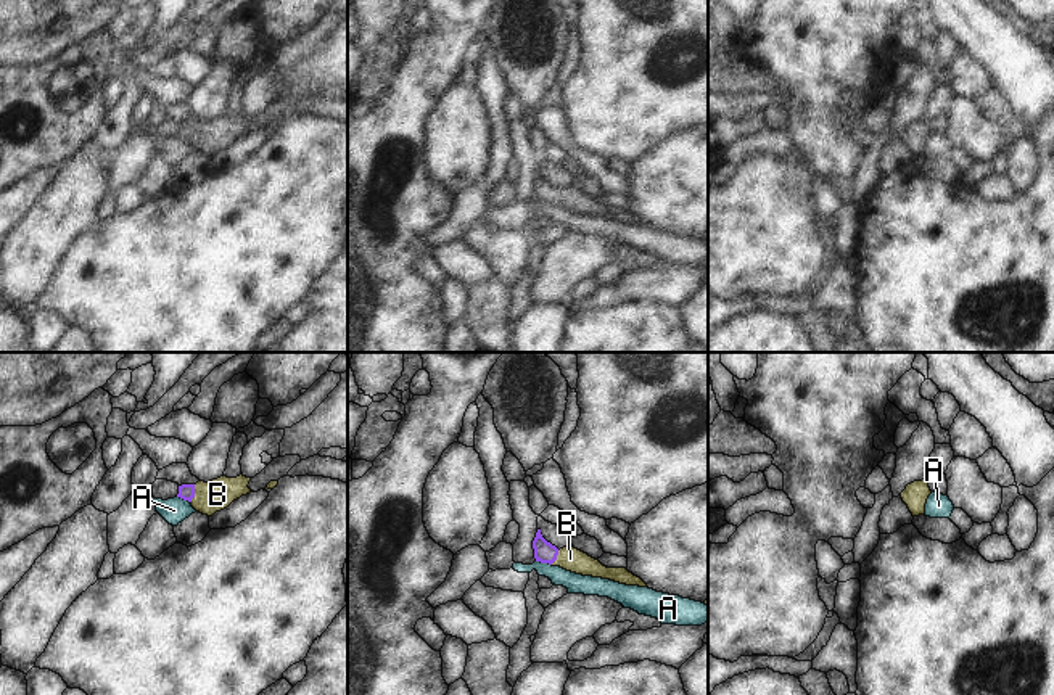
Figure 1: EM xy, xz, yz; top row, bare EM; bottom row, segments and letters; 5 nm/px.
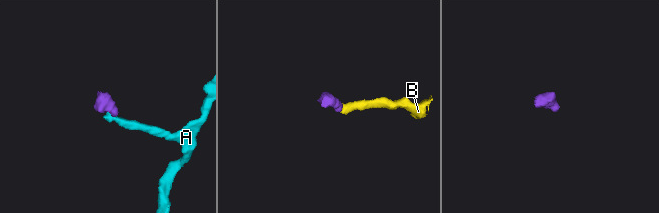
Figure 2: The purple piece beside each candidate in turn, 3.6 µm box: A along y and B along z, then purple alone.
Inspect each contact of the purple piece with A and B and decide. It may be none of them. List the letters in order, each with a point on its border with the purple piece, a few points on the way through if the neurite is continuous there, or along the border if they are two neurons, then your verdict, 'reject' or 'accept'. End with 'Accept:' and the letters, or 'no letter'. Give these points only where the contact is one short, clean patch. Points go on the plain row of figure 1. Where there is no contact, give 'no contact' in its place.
A: xz (544, 201) | along xz (536, 200), (551, 205) | reject
B: xy (193, 134) | across xy (185, 131), (193, 134), (218, 134) | accept
Accept: B

